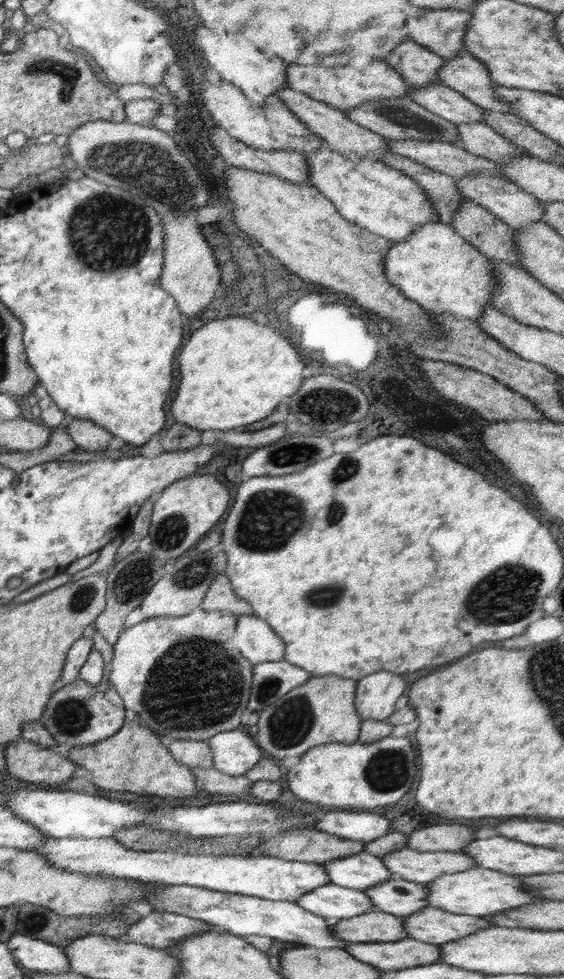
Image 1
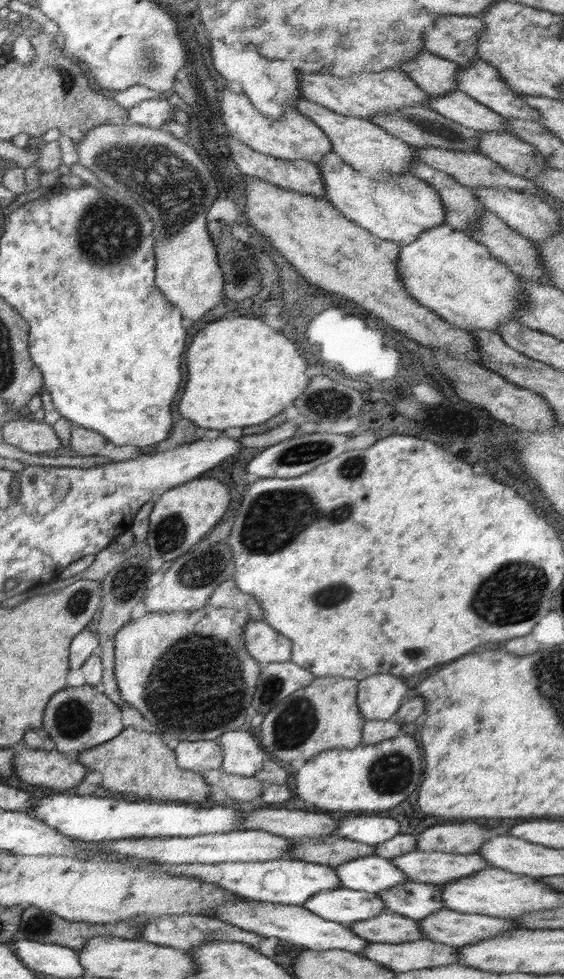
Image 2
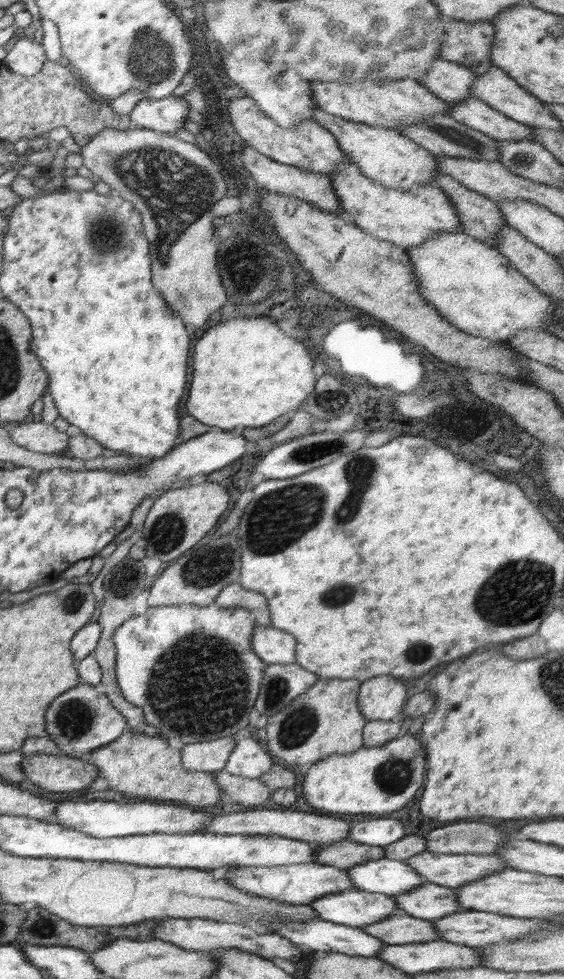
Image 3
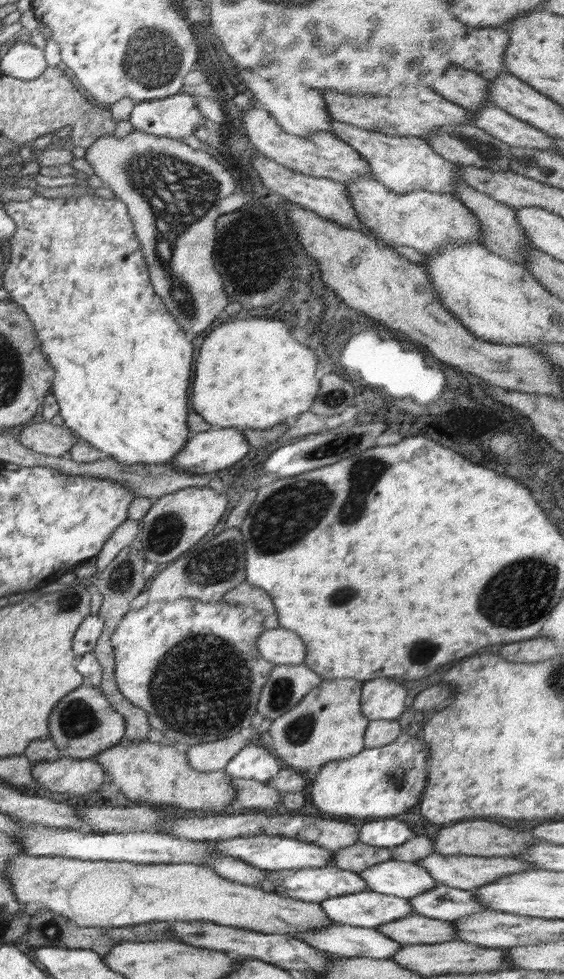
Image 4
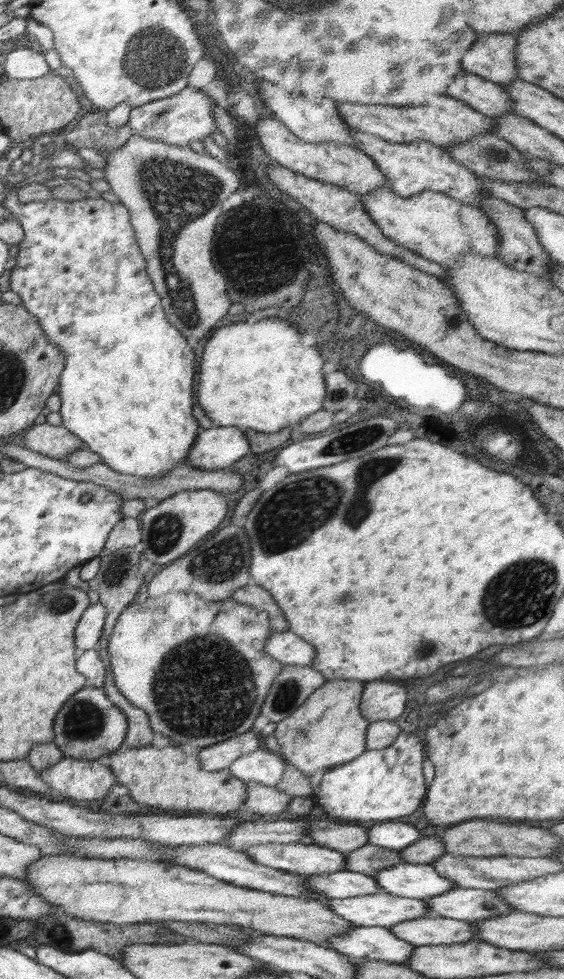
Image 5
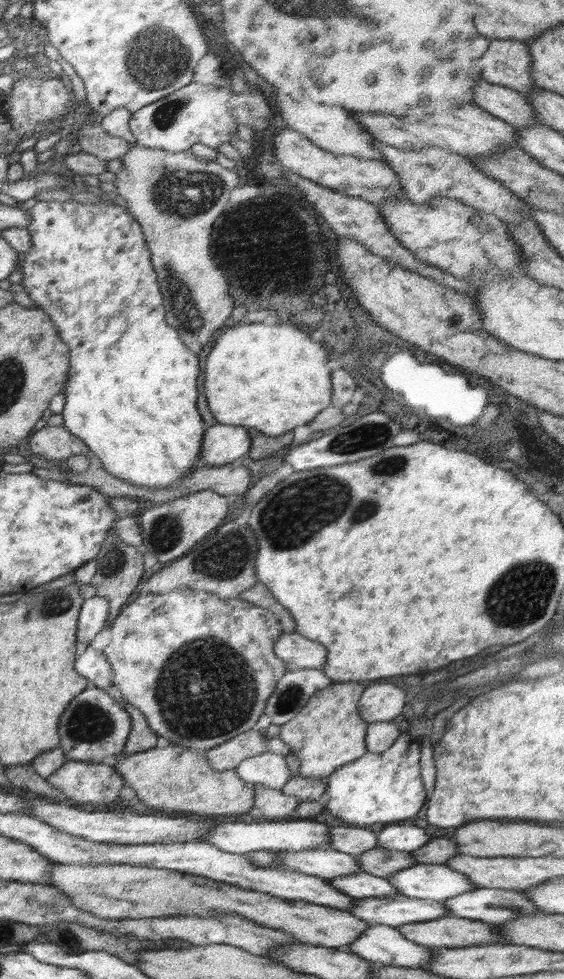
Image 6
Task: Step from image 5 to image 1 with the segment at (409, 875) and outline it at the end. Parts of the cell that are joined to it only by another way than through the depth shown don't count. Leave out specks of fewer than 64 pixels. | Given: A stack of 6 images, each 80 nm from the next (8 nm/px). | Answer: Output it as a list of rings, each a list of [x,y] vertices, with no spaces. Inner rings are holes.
[[[365,850],[358,854],[343,856],[323,864],[332,884],[346,888],[366,890],[391,879],[392,873],[384,867],[382,858]]]

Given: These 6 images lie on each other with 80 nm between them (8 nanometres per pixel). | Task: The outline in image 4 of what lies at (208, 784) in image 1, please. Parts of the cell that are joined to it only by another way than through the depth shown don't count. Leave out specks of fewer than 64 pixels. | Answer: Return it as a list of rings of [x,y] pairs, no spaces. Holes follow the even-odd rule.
[[[233,778],[232,785],[236,787],[236,805],[242,812],[264,812],[276,808],[278,802],[282,802],[282,796],[278,790],[267,786],[266,783],[254,779]]]

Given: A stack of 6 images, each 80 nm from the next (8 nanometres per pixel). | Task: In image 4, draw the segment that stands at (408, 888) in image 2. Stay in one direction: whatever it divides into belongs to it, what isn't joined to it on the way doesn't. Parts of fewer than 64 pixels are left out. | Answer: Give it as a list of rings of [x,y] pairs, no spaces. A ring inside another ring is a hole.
[[[438,883],[433,889],[409,898],[409,903],[416,915],[446,921],[488,911],[475,898],[475,889],[462,890],[441,883]]]

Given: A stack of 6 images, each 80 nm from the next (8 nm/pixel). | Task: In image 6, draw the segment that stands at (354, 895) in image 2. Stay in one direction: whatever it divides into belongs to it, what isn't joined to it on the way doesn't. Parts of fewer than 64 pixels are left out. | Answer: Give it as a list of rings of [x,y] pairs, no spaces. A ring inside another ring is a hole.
[[[404,895],[356,899],[355,905],[348,911],[370,925],[390,927],[451,916],[442,900],[410,898]]]

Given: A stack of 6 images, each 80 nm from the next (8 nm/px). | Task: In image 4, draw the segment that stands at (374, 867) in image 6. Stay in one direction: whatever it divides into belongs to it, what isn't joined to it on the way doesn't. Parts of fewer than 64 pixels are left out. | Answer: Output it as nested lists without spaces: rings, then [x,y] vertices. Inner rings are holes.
[[[357,842],[335,850],[331,866],[360,874],[370,866],[376,866],[376,864],[390,860],[394,860],[394,858],[392,858],[389,848]]]

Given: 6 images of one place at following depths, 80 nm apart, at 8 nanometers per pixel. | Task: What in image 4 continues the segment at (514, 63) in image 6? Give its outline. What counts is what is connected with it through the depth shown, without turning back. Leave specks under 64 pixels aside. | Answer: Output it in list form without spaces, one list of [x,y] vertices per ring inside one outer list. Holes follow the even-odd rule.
[[[469,27],[465,35],[456,35],[456,38],[453,38],[453,48],[450,50],[448,57],[450,57],[449,60],[452,64],[474,71],[482,78],[492,80],[500,73],[506,73],[503,65],[503,52],[508,42],[510,42],[510,37],[508,37],[508,33],[504,28]]]

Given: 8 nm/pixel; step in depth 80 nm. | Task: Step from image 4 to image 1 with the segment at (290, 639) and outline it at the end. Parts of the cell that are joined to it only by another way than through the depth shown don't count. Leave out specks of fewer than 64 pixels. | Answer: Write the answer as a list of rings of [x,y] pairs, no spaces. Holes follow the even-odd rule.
[[[255,614],[240,616],[234,643],[244,658],[254,664],[279,661],[286,653],[286,642],[273,628]]]

